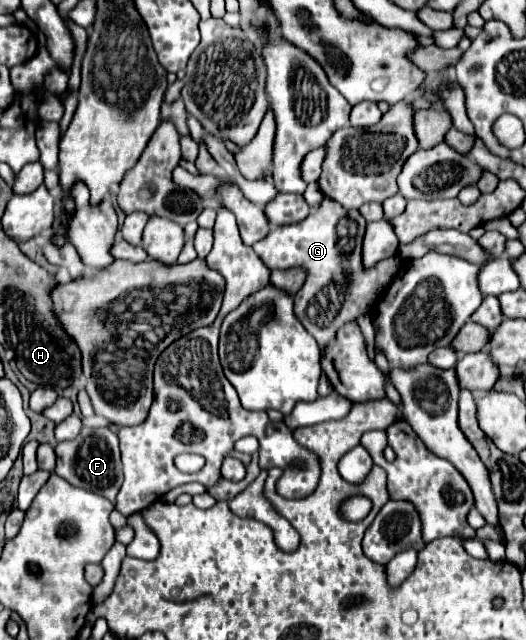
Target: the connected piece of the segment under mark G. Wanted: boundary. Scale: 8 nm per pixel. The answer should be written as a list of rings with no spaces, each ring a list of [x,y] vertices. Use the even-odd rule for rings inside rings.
[[[324,198],[320,208],[306,220],[276,228],[270,232],[270,236],[266,236],[266,240],[252,246],[266,268],[302,268],[306,272],[306,282],[294,296],[294,312],[304,328],[316,338],[320,350],[334,342],[336,332],[346,322],[354,322],[370,312],[378,292],[390,284],[402,266],[402,260],[392,256],[372,268],[364,268],[364,228],[366,220],[358,216],[358,210],[344,210],[342,206],[334,204],[334,200]]]

